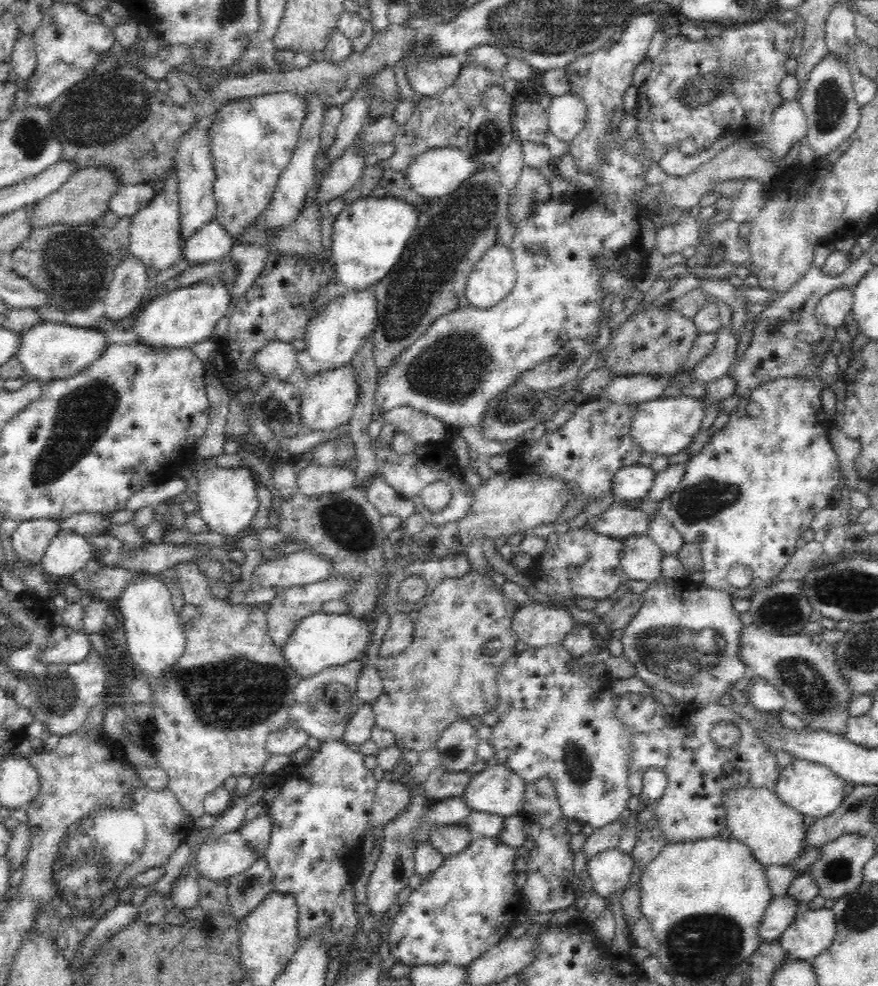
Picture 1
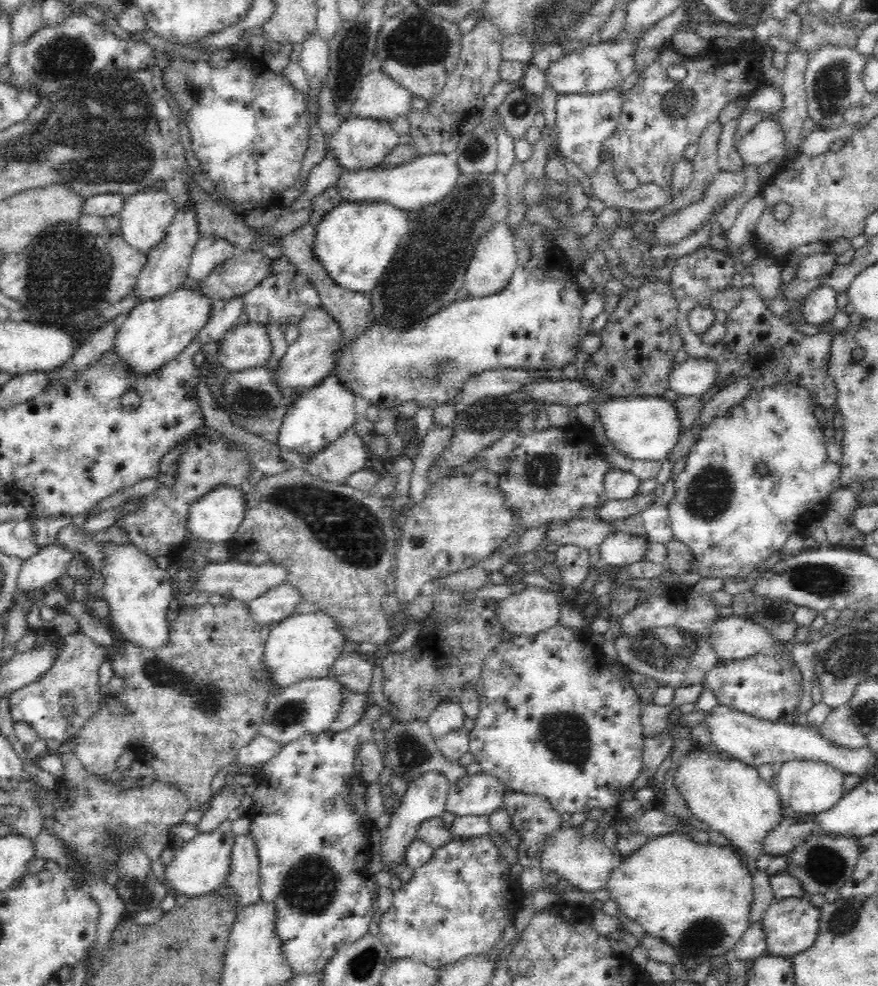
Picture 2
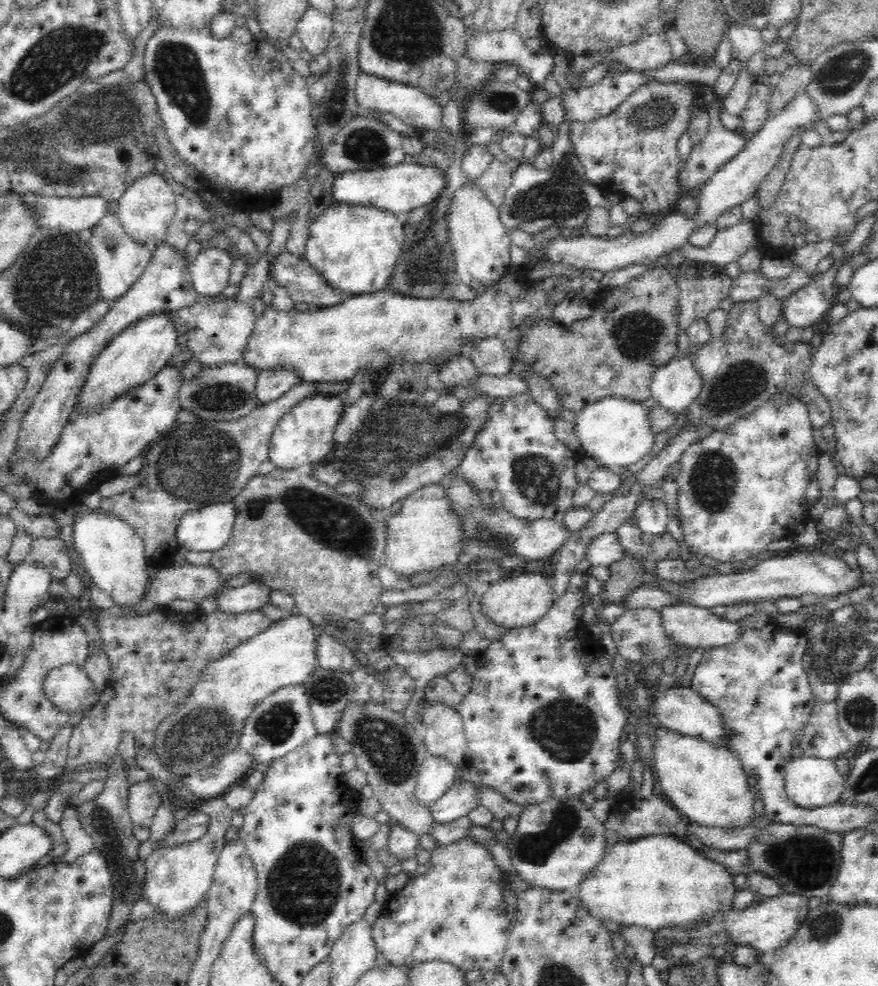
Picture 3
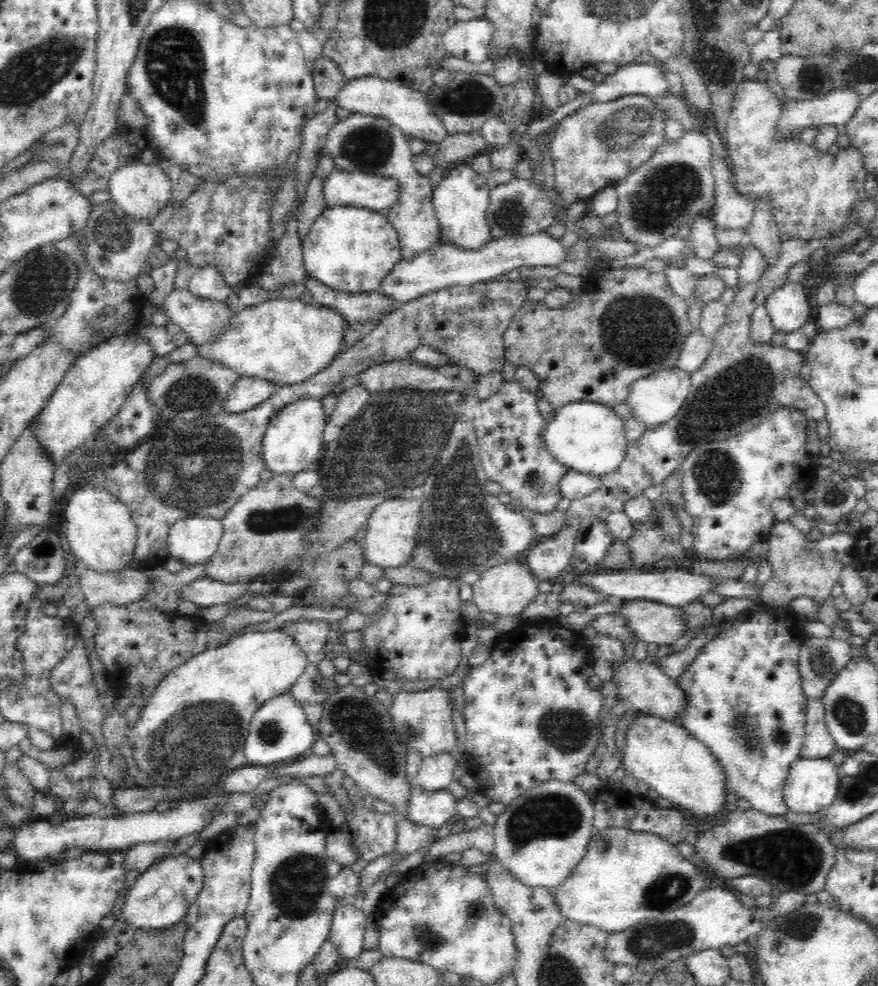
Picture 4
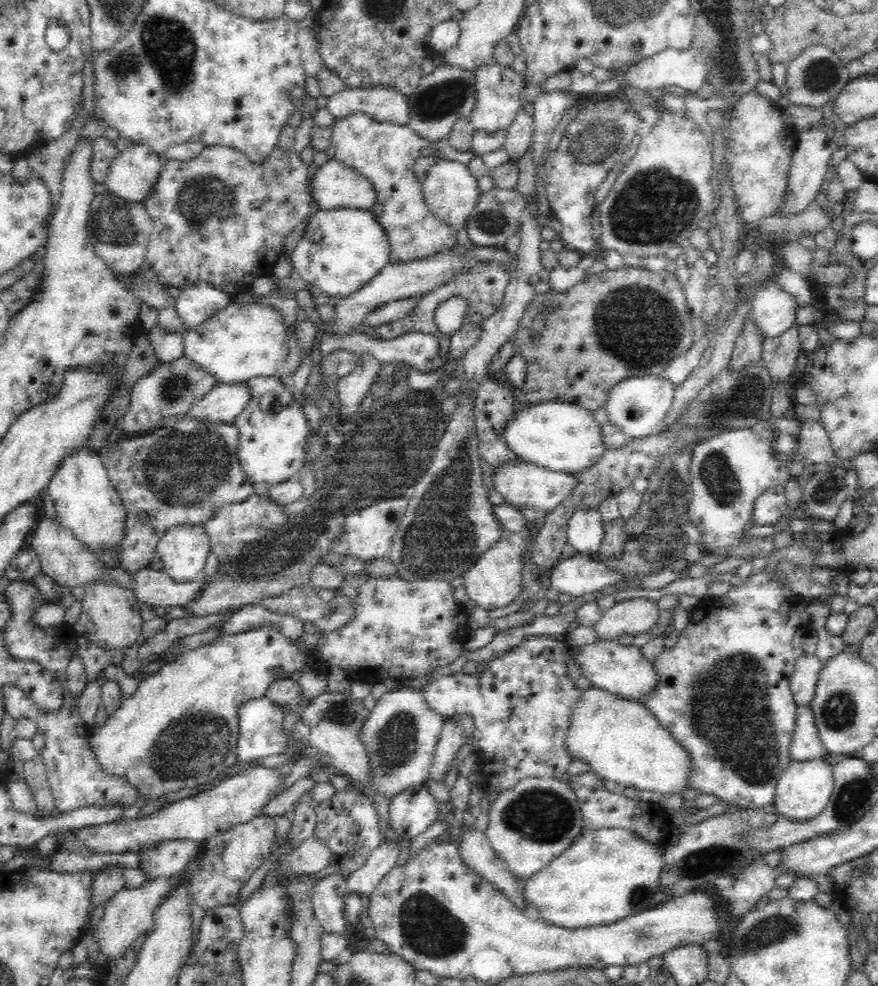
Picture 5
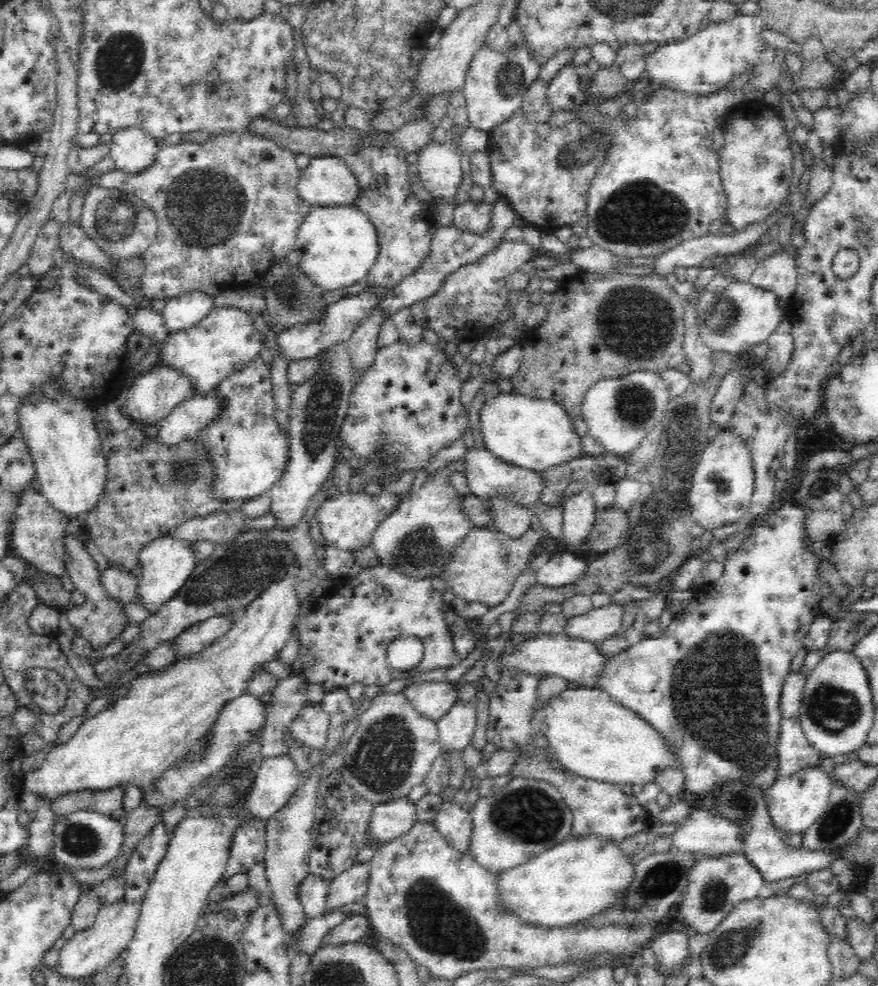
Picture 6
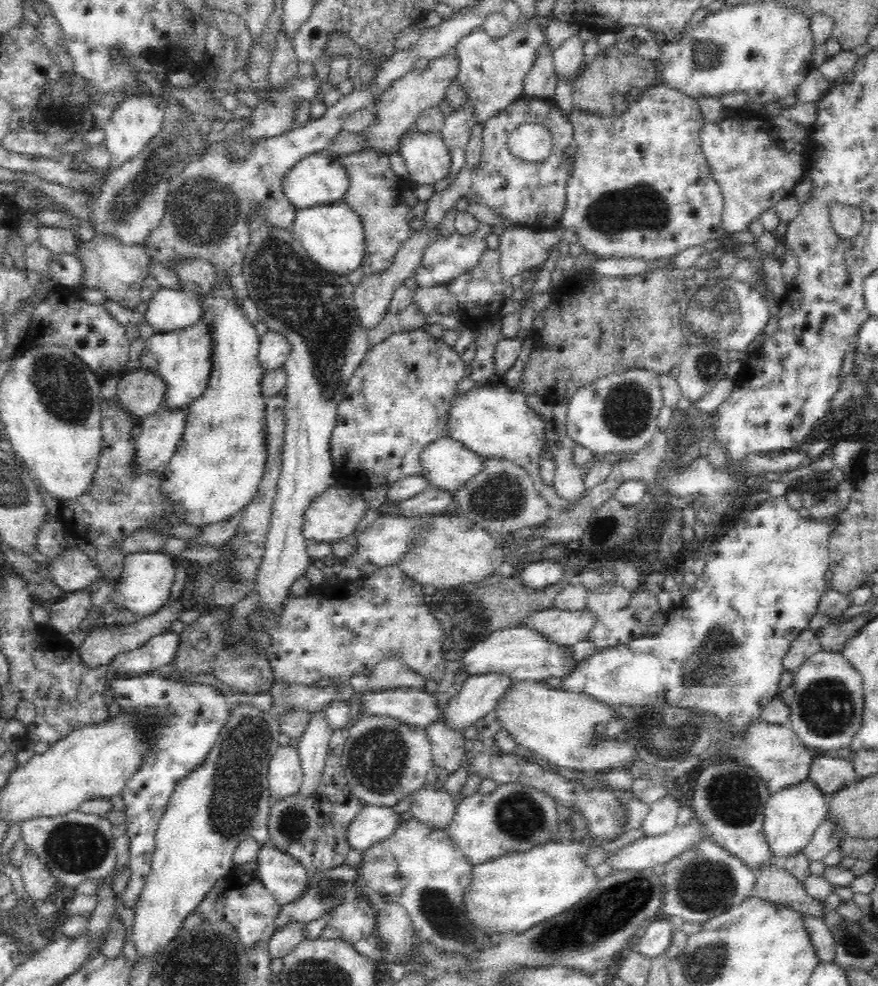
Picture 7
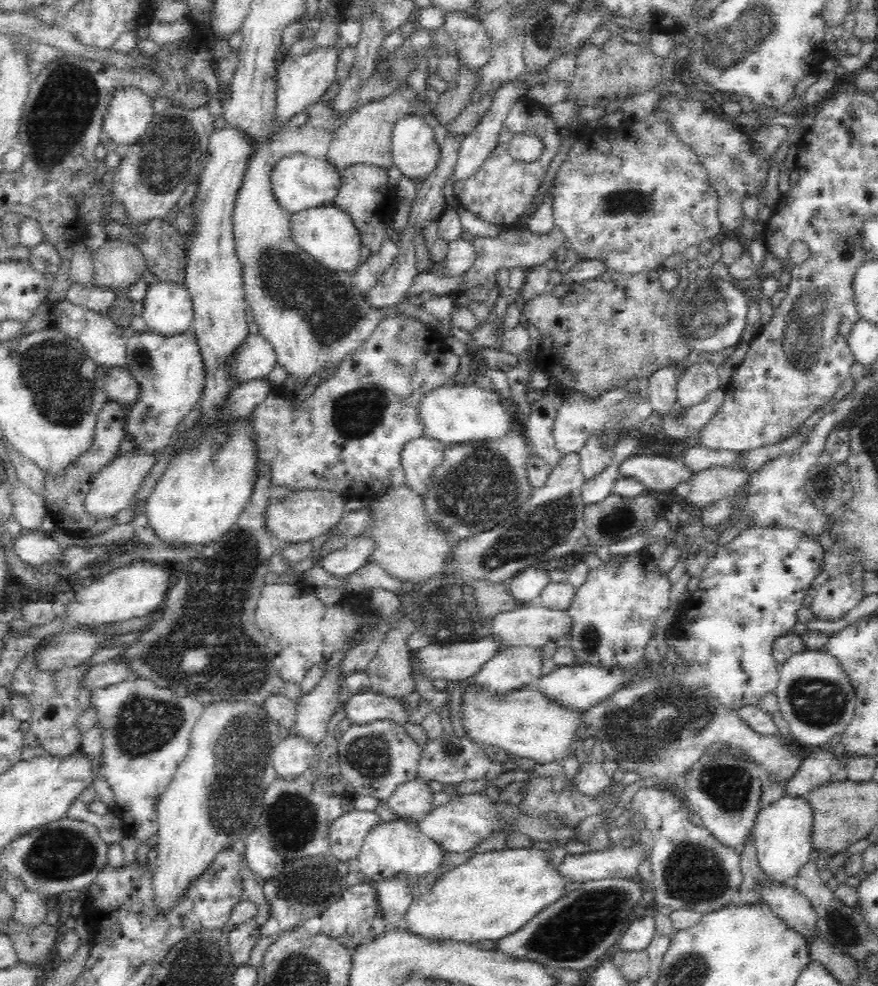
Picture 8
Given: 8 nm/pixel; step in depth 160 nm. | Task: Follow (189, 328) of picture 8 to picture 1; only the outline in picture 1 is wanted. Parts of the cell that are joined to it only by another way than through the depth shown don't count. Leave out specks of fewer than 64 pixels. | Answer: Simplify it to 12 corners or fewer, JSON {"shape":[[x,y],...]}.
{"shape":[[213,219],[181,254],[192,266],[230,256],[235,243]]}

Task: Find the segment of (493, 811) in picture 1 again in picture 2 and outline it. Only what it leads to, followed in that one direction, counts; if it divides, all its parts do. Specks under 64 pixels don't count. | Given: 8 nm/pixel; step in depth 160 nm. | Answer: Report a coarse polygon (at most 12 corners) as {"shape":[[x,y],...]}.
{"shape":[[484,774],[452,781],[442,812],[487,815],[505,787]]}

